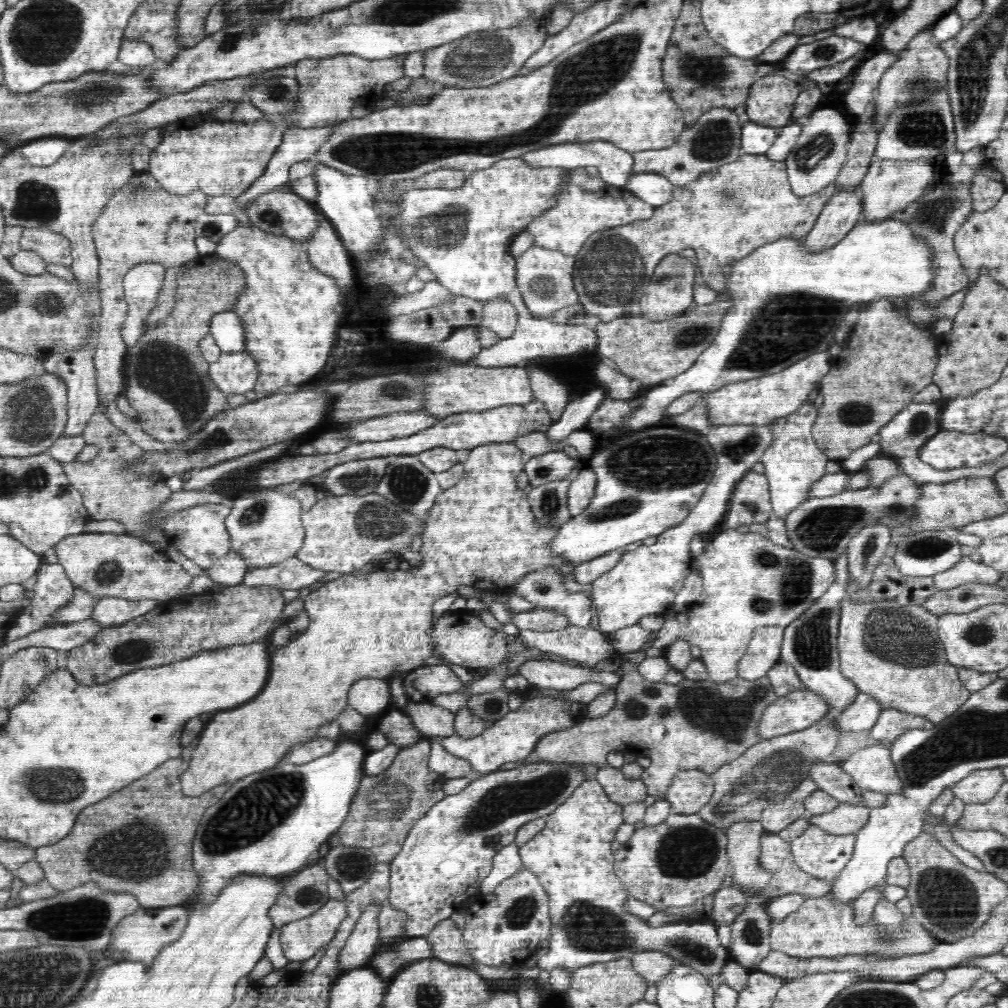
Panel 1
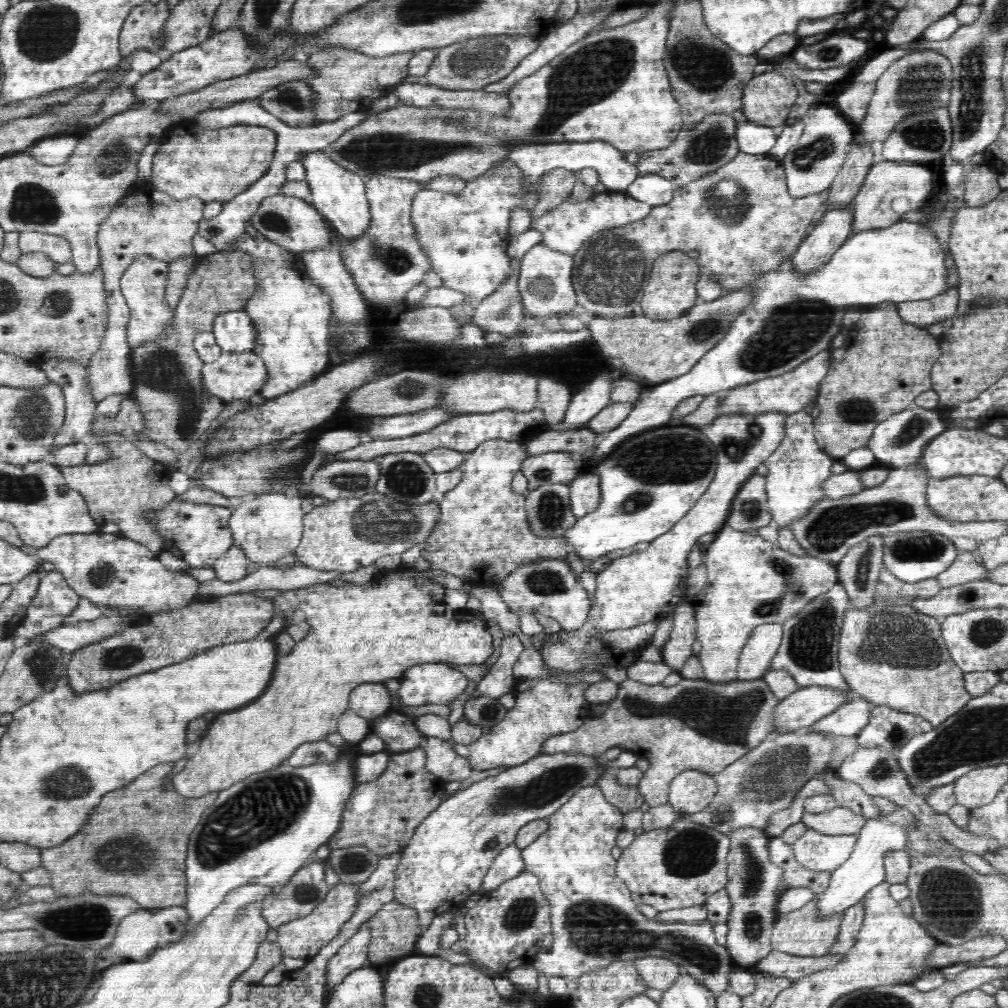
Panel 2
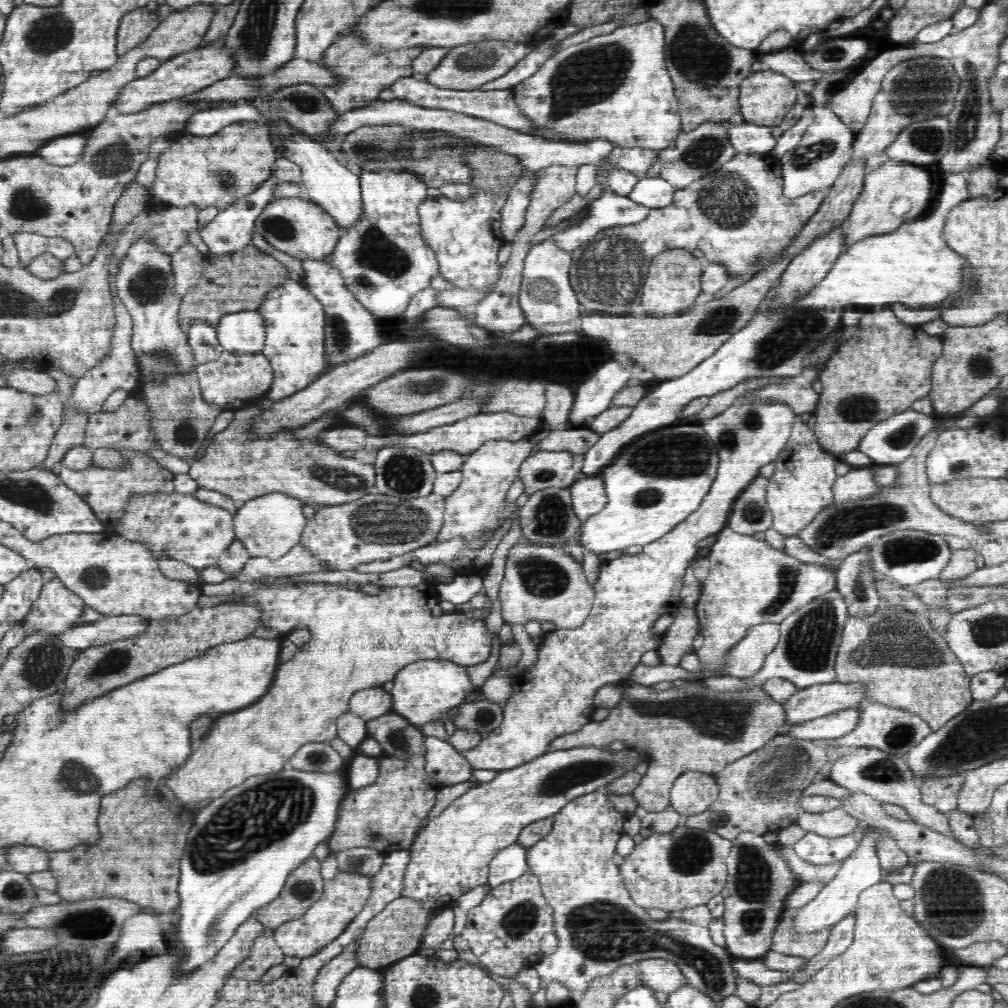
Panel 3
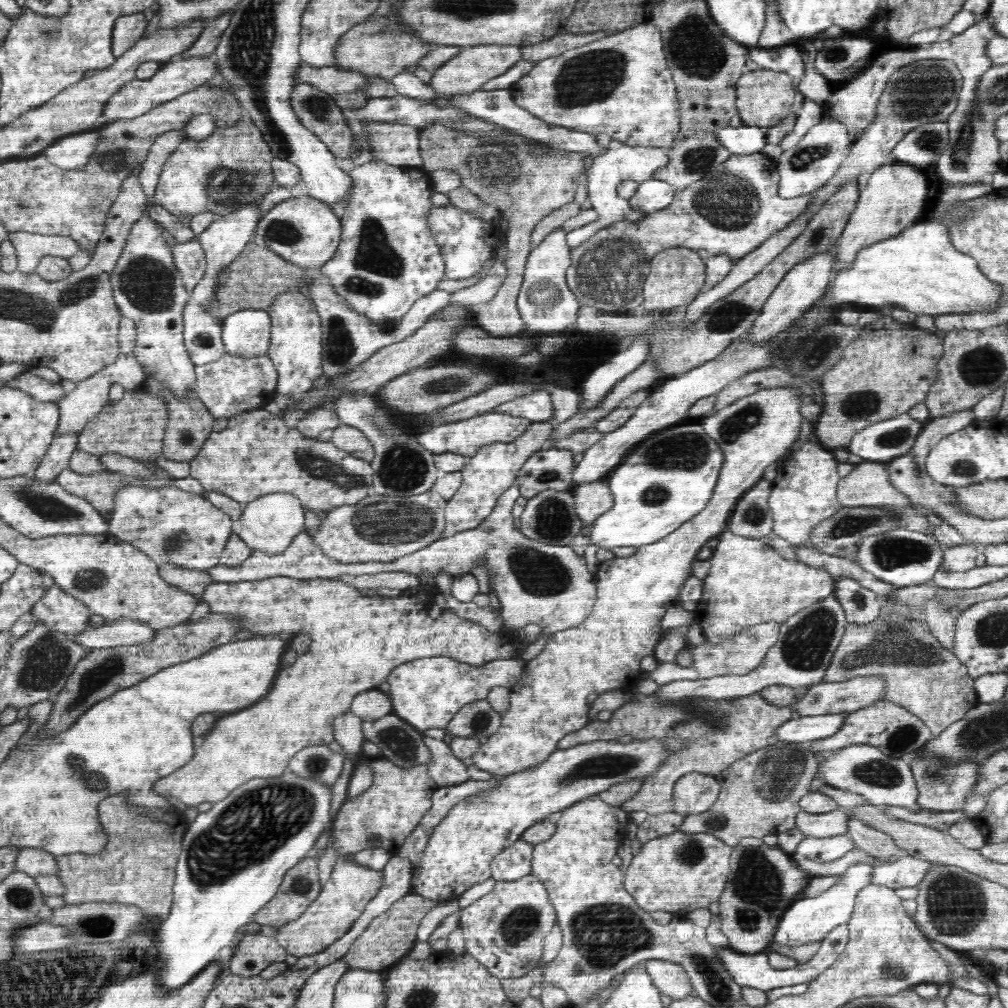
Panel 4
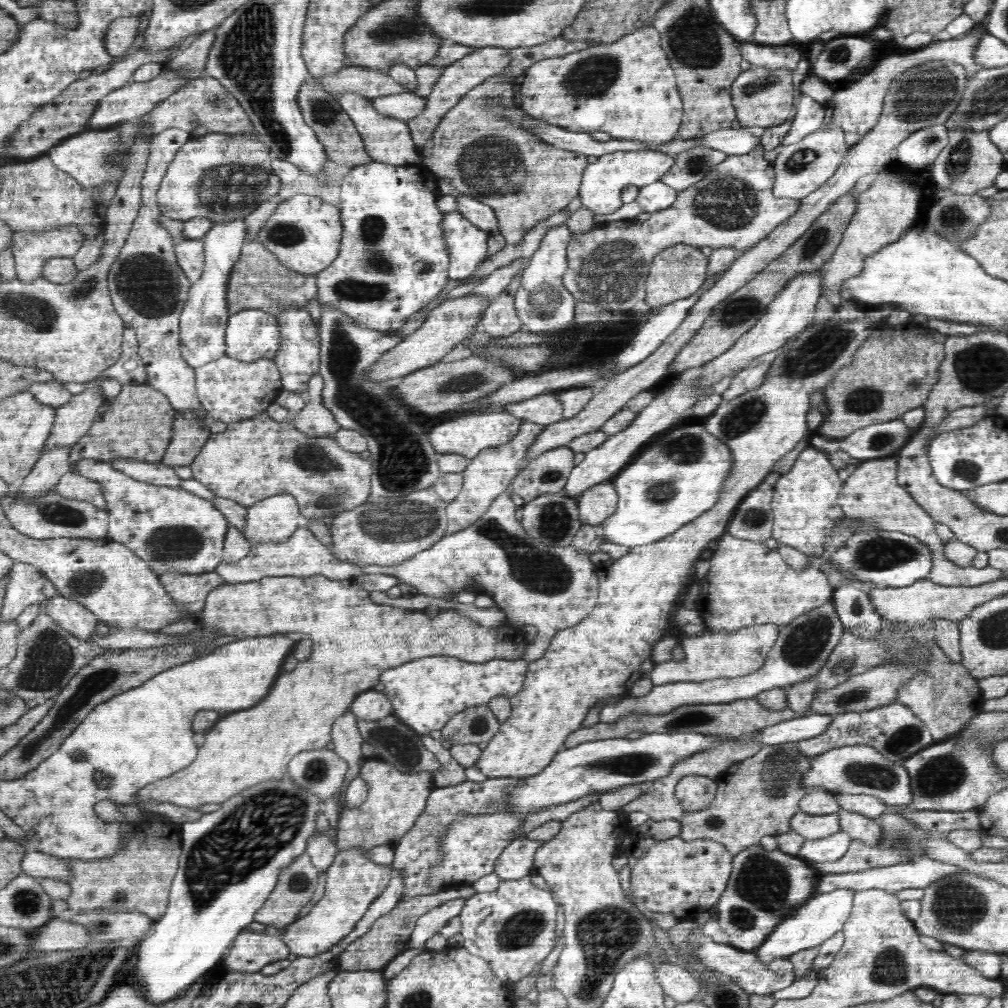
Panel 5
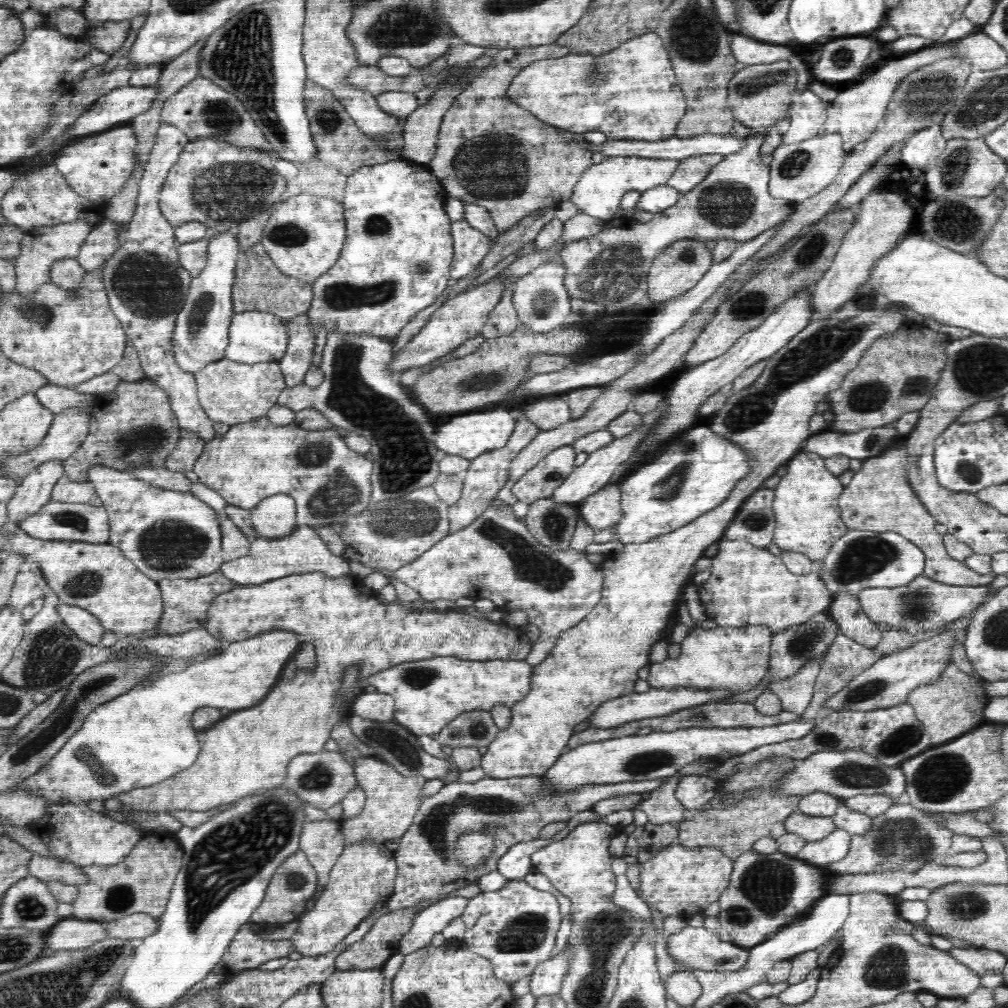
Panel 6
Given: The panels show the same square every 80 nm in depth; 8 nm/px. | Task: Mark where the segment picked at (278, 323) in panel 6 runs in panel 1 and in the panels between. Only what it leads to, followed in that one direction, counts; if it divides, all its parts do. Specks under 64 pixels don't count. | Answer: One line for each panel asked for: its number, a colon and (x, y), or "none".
1: (229, 333)
2: (234, 332)
3: (244, 332)
4: (247, 333)
5: (251, 335)

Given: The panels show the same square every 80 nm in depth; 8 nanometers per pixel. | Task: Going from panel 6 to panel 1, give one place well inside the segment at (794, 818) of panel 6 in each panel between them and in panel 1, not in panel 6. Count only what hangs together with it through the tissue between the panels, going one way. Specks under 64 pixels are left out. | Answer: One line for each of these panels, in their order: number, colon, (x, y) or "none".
1: (846, 819)
2: (839, 821)
3: (836, 823)
4: (824, 825)
5: (812, 827)

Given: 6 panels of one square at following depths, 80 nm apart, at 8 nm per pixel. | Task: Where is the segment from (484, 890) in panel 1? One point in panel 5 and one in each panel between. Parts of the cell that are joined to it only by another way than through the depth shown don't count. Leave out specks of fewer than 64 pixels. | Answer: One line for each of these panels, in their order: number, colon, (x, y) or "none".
2: (509, 863)
3: (510, 863)
4: (514, 862)
5: (516, 861)

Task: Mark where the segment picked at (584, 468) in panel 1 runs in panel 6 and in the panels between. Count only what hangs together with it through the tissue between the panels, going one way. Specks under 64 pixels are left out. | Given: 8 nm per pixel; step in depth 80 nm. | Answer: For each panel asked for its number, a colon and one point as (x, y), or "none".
2: (584, 491)
3: (588, 494)
4: (591, 499)
5: (596, 504)
6: (602, 510)

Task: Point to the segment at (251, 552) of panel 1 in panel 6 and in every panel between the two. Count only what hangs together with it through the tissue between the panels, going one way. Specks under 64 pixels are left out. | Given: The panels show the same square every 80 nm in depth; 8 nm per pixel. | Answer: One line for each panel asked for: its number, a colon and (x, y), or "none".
2: (267, 527)
3: (269, 526)
4: (269, 523)
5: (272, 520)
6: (273, 517)

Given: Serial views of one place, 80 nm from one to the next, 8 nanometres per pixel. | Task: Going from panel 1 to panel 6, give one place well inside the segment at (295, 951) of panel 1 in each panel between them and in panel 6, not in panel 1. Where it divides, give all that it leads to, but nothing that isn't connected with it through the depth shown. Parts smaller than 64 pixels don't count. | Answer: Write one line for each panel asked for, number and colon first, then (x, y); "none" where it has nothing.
2: (302, 938)
3: (344, 896)
4: (351, 887)
5: (354, 881)
6: (363, 876)

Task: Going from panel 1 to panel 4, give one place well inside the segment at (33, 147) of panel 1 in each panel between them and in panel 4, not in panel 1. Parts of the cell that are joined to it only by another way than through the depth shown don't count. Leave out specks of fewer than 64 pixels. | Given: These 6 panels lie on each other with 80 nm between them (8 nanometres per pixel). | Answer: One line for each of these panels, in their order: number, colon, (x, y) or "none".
2: (54, 151)
3: (64, 151)
4: (73, 152)

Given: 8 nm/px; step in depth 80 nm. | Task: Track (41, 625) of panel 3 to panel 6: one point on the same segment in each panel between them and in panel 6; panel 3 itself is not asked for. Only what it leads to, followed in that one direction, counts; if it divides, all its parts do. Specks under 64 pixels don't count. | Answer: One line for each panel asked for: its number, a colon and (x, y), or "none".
4: (60, 611)
5: (77, 619)
6: (88, 628)

